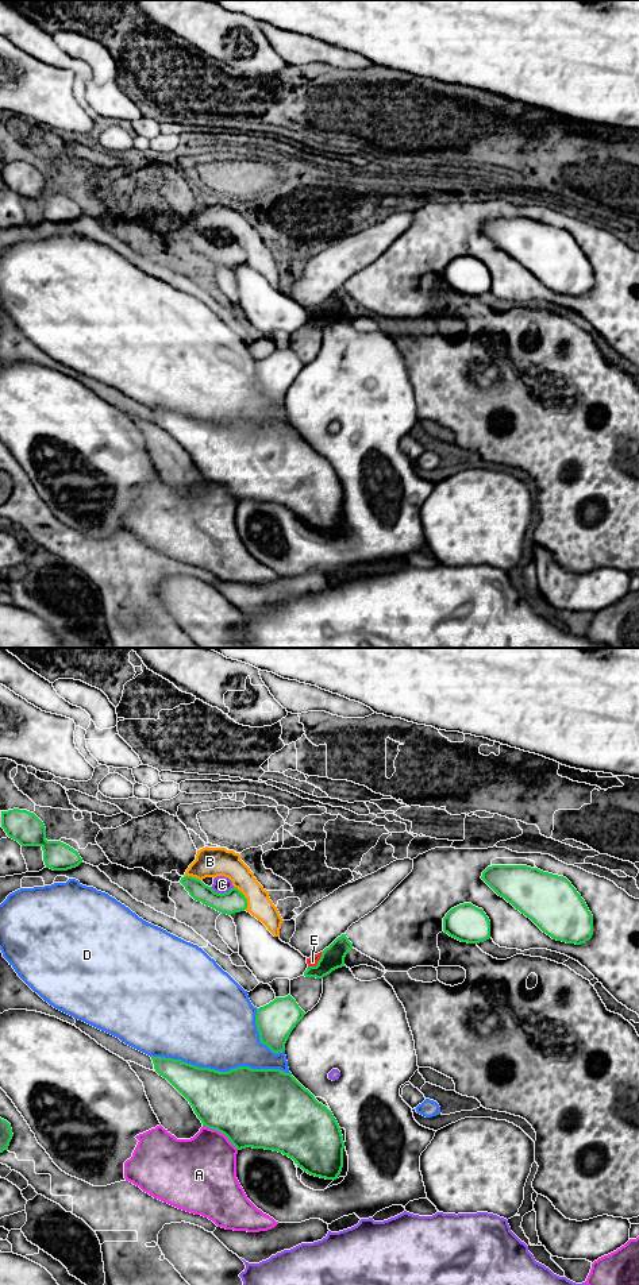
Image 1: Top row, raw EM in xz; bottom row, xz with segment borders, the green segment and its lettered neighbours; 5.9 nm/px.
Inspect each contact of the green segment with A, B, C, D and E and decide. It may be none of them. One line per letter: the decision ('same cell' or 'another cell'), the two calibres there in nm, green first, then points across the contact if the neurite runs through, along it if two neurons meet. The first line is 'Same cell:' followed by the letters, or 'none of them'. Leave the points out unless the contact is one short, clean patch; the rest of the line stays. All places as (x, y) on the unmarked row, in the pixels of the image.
Same cell: none of them
A: another cell; 460 nm thick on the green side, 400 nm on the other
B: another cell; 140 nm thick on the green side, 160 nm on the other
C: another cell; 140 nm thick on the green side, 100 nm on the other
D: another cell; 440 nm thick on the green side, 460 nm on the other
E: another cell; 140 nm thick on the green side, 60 nm on the other; border along xz (323, 304), (318, 315), (308, 320)

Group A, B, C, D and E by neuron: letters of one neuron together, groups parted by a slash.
A / B D E / C

